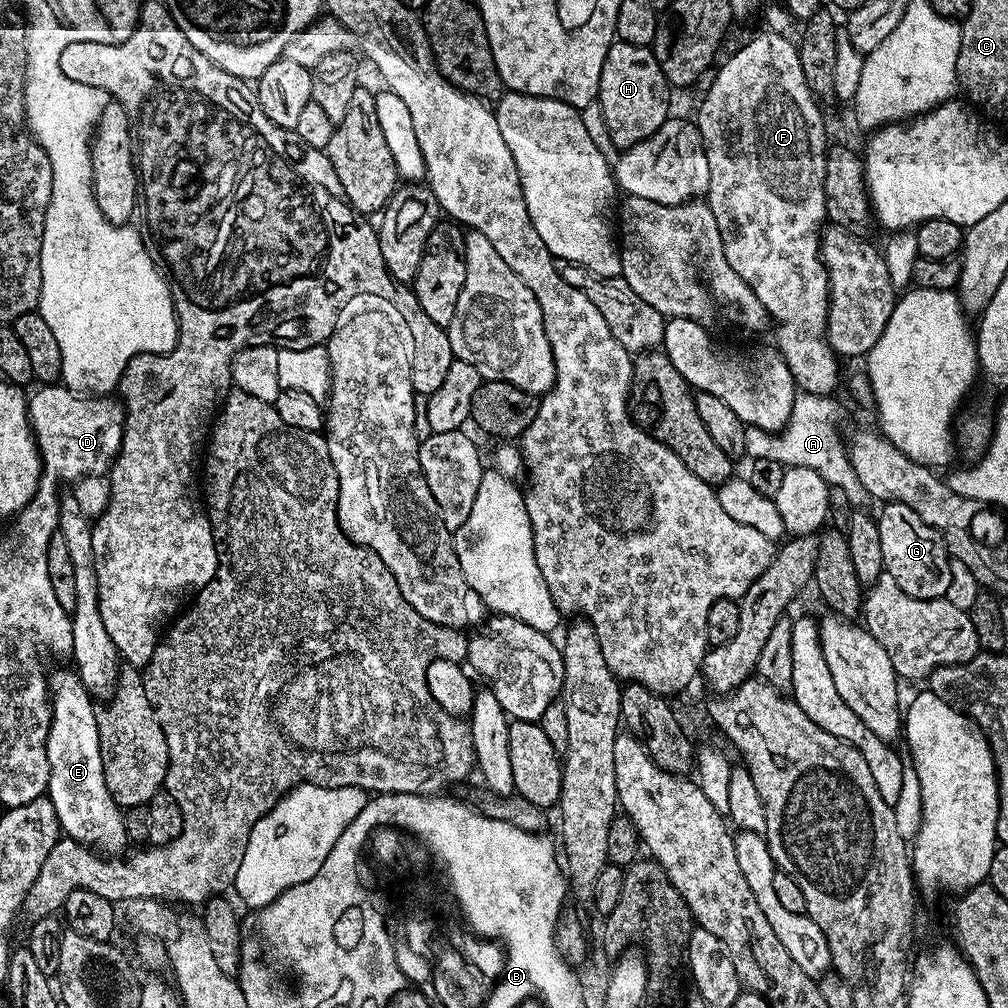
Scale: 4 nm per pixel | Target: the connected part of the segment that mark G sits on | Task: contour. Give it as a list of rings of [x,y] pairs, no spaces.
[[[891,502],[885,503],[878,512],[876,525],[882,538],[882,558],[884,571],[906,590],[908,596],[923,600],[938,600],[946,594],[946,586],[950,586],[950,562],[948,548],[943,538],[936,533],[910,506],[902,506]]]

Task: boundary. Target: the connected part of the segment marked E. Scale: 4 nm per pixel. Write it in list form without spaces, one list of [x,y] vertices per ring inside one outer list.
[[[69,667],[51,673],[50,692],[52,721],[46,742],[50,782],[46,795],[58,814],[60,831],[67,839],[89,845],[101,853],[123,853],[130,841],[124,825],[124,812],[116,805],[106,786],[96,725],[98,712],[95,707],[92,709],[93,697],[82,686],[79,674]]]

